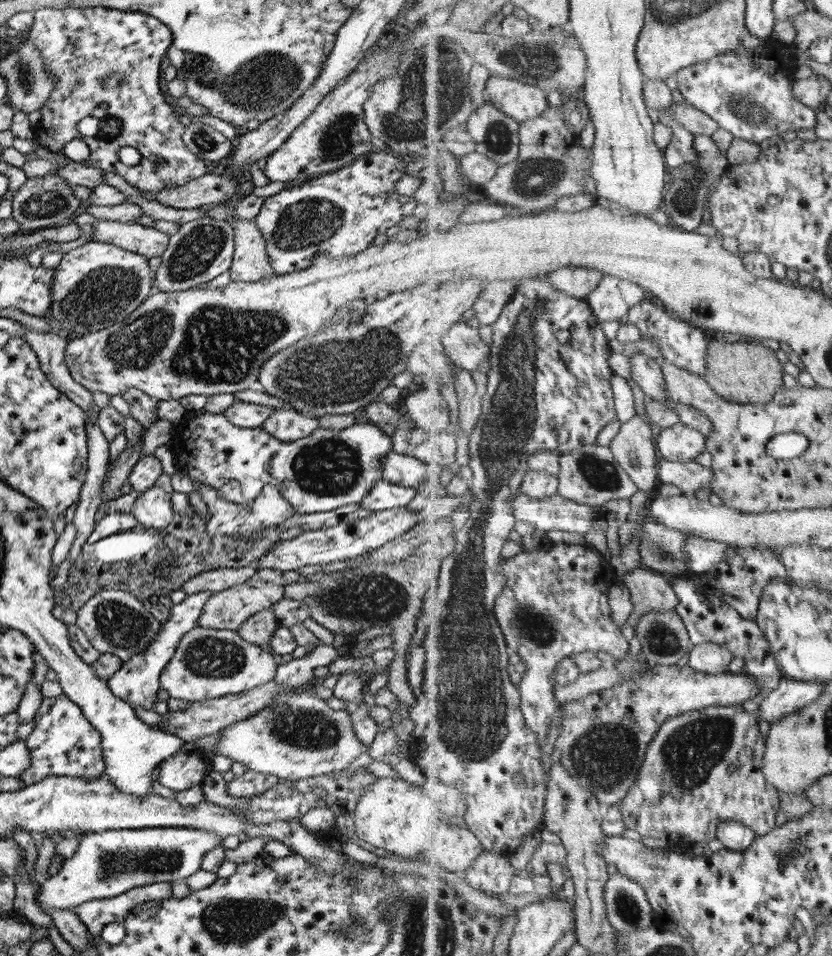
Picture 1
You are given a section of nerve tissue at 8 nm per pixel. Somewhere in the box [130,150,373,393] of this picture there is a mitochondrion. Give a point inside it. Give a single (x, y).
(312, 218)

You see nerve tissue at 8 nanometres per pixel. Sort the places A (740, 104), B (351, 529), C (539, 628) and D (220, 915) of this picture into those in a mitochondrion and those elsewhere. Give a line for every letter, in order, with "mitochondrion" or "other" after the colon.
A: mitochondrion
B: other
C: mitochondrion
D: mitochondrion

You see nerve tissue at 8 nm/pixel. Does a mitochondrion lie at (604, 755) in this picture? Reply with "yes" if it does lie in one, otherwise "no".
yes

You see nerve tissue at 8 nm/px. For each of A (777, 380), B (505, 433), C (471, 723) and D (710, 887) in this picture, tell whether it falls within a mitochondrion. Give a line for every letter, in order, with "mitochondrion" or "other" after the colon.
A: other
B: mitochondrion
C: mitochondrion
D: other

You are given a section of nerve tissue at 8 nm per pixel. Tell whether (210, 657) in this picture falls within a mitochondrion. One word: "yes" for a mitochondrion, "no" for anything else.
yes

